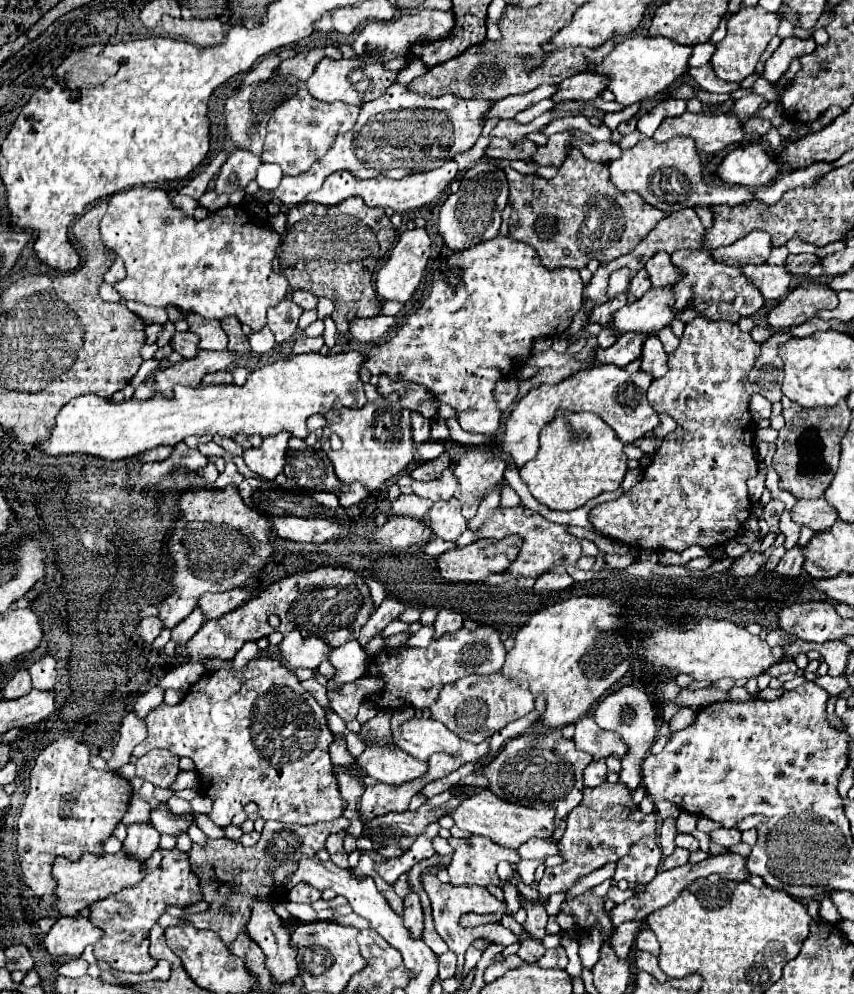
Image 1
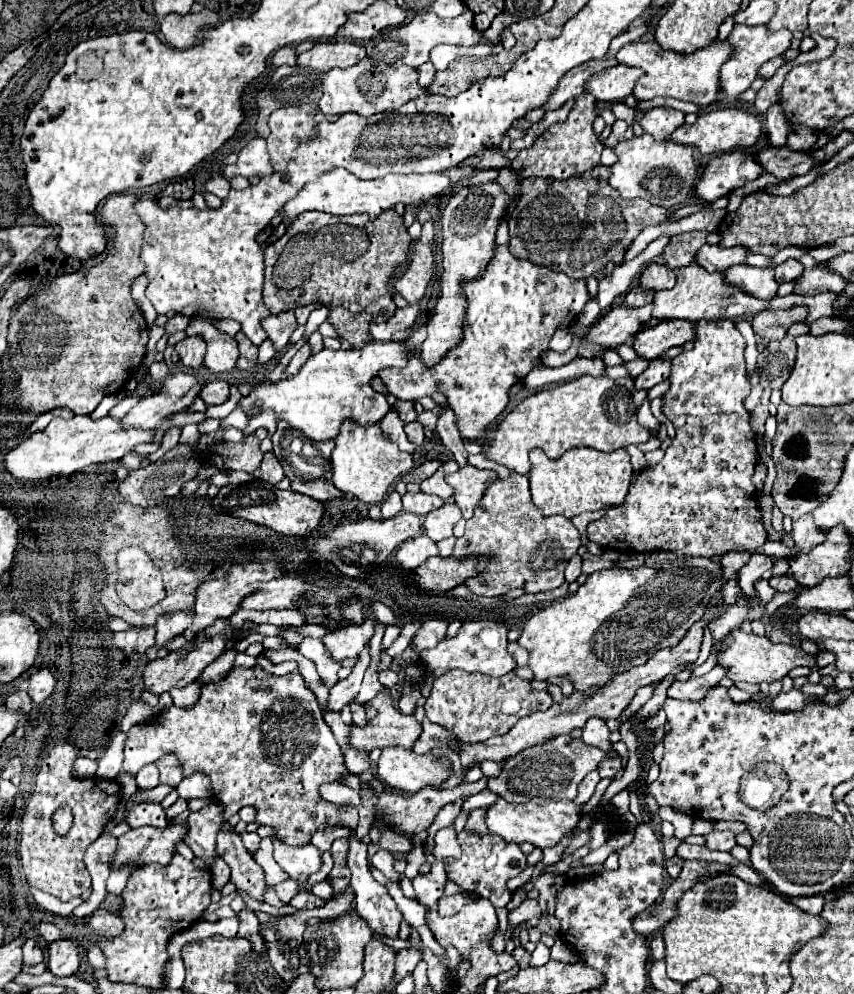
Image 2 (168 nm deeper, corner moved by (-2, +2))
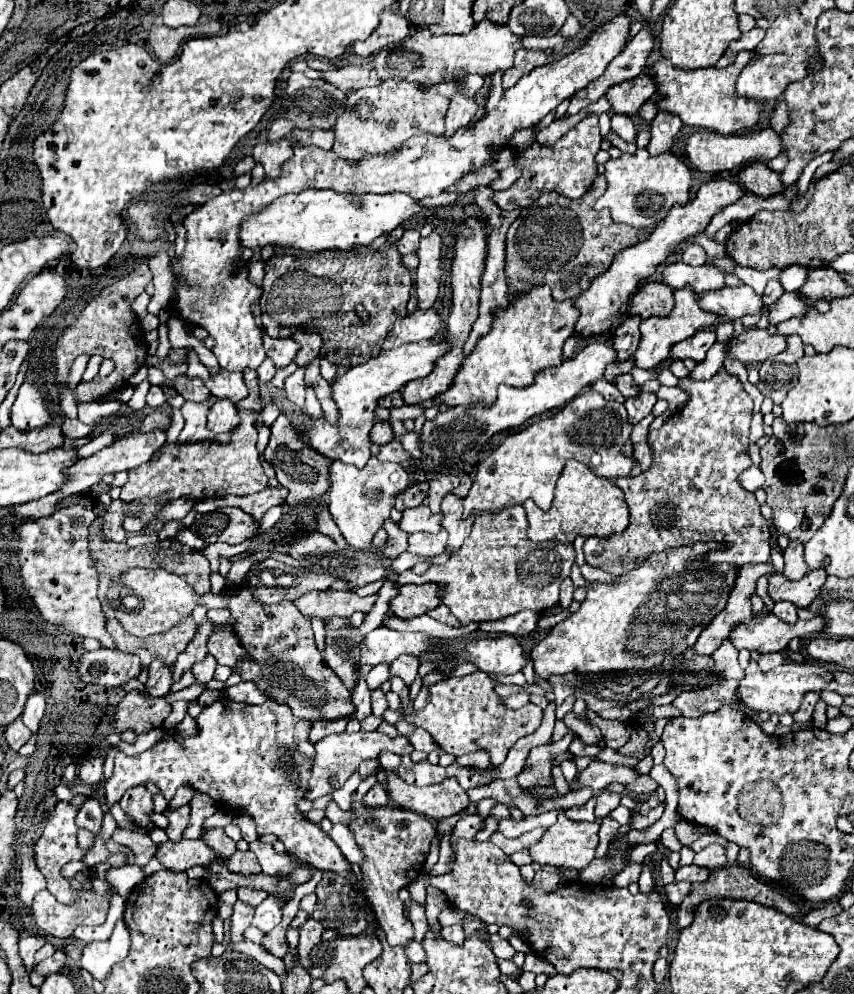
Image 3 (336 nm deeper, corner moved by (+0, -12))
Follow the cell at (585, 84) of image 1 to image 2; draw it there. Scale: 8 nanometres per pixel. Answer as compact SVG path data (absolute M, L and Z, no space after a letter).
M617 64L609 70L603 70L603 74L595 74L585 84L585 90L601 102L617 102L631 94L635 80L639 76L641 76L641 70Z

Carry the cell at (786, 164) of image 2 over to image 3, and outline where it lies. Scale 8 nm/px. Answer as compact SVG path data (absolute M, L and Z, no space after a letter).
M753 162L753 164L747 164L741 172L739 172L739 184L753 192L755 196L759 198L769 198L777 192L783 190L783 184L781 184L781 178L777 172L769 170L765 162Z

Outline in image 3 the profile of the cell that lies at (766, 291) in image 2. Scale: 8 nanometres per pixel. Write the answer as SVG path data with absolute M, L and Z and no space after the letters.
M741 284L735 288L719 288L703 292L699 296L699 306L721 318L737 320L747 314L757 314L763 308L763 302L761 296L753 292L753 288Z

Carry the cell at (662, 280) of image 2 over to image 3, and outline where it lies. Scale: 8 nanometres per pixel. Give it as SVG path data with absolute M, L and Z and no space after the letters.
M647 282L631 300L629 316L639 316L641 320L651 316L667 316L673 310L673 290L661 282Z

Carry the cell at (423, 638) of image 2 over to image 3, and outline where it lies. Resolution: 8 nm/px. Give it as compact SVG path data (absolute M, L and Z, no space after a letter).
M399 656L389 666L389 678L399 676L407 686L411 686L417 676L417 668L419 668L419 660L415 656Z

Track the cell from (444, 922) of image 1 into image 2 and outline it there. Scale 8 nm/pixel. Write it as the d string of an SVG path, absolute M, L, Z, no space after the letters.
M455 892L455 894L443 896L443 898L439 900L437 912L439 912L441 916L453 916L453 914L457 914L465 904L475 902L475 900L477 900L475 894L469 894L469 892Z

